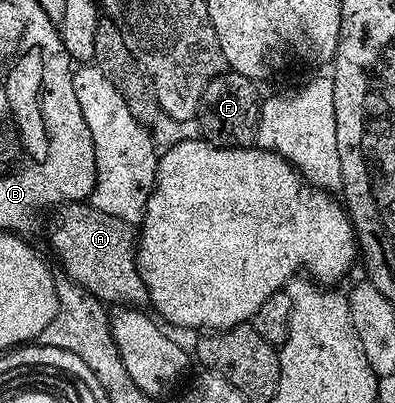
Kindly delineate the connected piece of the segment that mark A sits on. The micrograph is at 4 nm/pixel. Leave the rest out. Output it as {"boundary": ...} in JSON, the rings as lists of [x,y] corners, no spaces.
{"boundary":[[[81,202],[60,205],[51,217],[54,218],[50,221],[50,245],[62,264],[61,272],[65,276],[80,283],[80,287],[99,297],[107,306],[142,307],[147,304],[144,279],[140,277],[138,267],[139,238],[136,236],[135,226],[124,223],[124,219],[116,219],[113,215],[104,215],[104,211],[94,205]]]}

